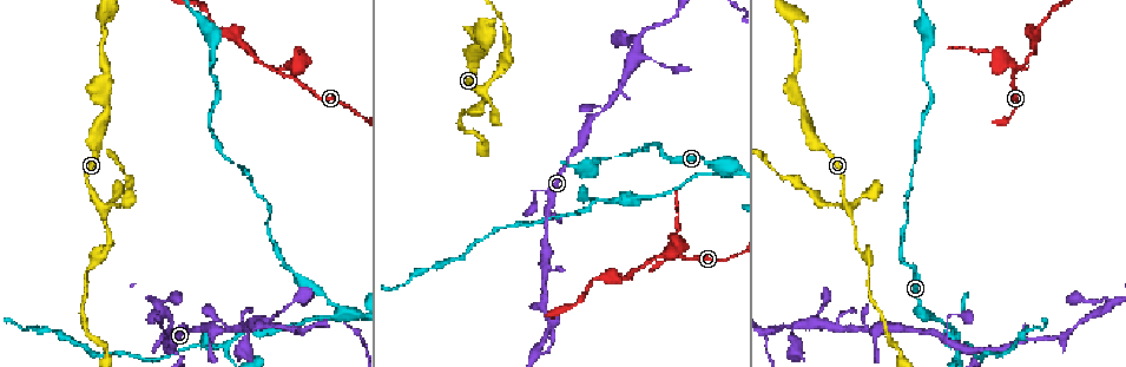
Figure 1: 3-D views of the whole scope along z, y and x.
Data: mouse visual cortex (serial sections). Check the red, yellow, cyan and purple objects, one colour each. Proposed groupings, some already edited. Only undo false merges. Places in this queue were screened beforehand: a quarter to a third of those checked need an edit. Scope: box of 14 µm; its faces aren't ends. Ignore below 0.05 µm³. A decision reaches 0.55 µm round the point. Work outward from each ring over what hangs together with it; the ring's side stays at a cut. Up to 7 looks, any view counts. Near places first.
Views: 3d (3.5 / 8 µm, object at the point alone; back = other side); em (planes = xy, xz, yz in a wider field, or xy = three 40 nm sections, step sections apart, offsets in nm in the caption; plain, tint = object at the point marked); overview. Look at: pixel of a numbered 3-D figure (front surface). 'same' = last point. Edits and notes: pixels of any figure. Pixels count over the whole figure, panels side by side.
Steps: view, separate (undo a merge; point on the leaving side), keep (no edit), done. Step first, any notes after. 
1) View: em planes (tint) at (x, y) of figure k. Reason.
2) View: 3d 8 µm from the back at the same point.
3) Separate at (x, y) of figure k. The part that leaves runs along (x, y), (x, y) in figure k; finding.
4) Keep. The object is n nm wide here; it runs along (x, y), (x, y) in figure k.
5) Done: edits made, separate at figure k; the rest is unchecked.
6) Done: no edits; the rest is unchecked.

View: 3d 3.5 µm at (716, 163) of figure 1. A fork.

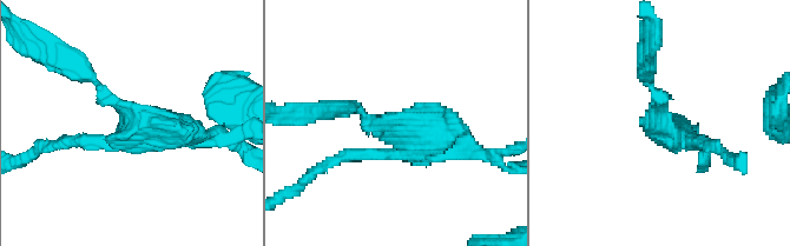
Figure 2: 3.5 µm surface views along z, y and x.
View: em xy step 3 (tint) at (140, 129) of figure 2. 3 arms meet here; the arms are 150, 150, 300 nm wide.

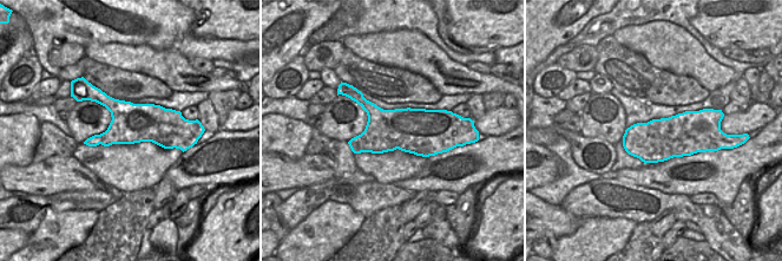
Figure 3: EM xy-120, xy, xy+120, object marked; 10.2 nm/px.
Separate at (354, 153) of figure 2. The object is 460 nm wide here; the part that leaves runs along (399, 152), (341, 154), (297, 188) in figure 2; a second cell is stuck on.

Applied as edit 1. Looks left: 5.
View: overview.

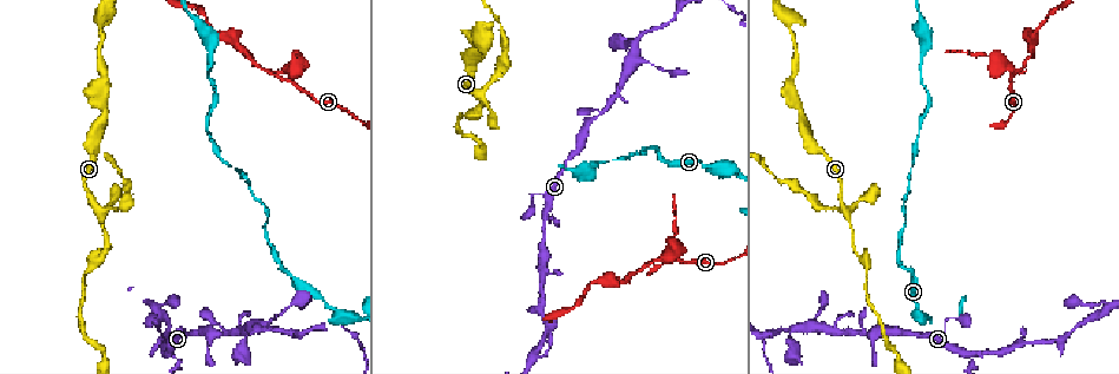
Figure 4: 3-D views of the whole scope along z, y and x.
View: 3d 8 µm from the back at (218, 332) of figure 4. Thin neck.

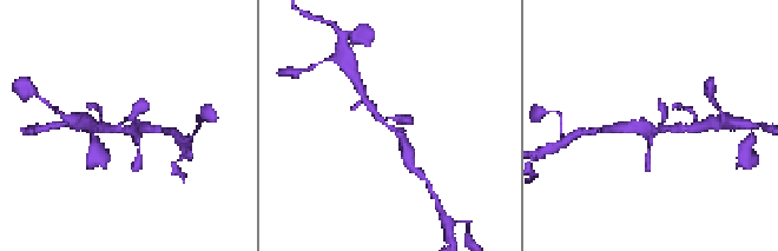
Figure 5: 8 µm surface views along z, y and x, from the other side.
View: em xy step 2 (tint) at (390, 128) of figure 5.

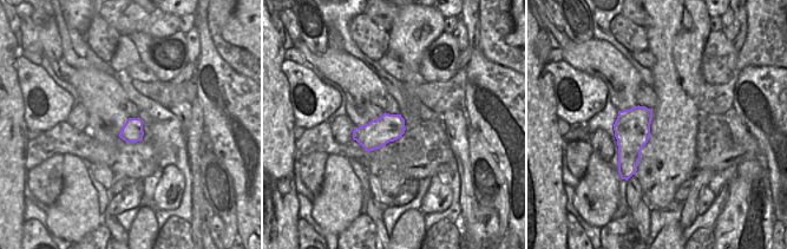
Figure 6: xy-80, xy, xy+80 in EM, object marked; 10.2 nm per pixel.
Keep. It runs along (407, 151), (400, 134), (364, 100) in figure 5; all the same cell.

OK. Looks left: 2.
View: 3d 8 µm at (628, 38) of figure 4. Small branch off a trunk.

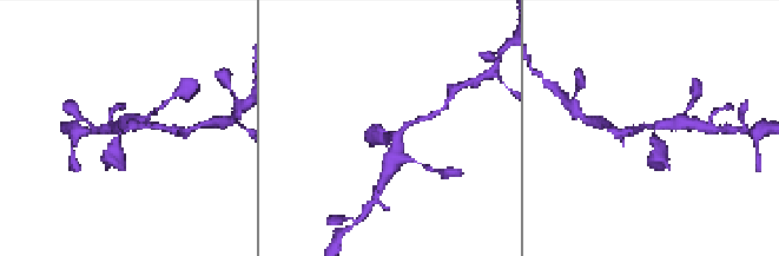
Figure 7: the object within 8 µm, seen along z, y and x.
View: em xy step 1 (tint) at (123, 130) of figure 7. Need the tissue.

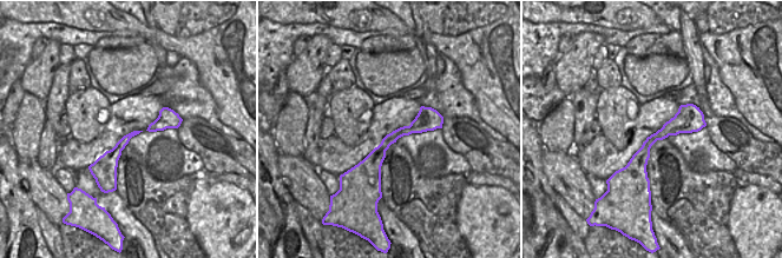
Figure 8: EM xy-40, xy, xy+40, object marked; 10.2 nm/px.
Keep. The object is 140 nm wide here; it runs along (682, 123), (655, 129), (661, 161) in figure 7; all the same cell.

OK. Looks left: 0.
Done: edits made, separate at figure 2; the rest is unchecked.

